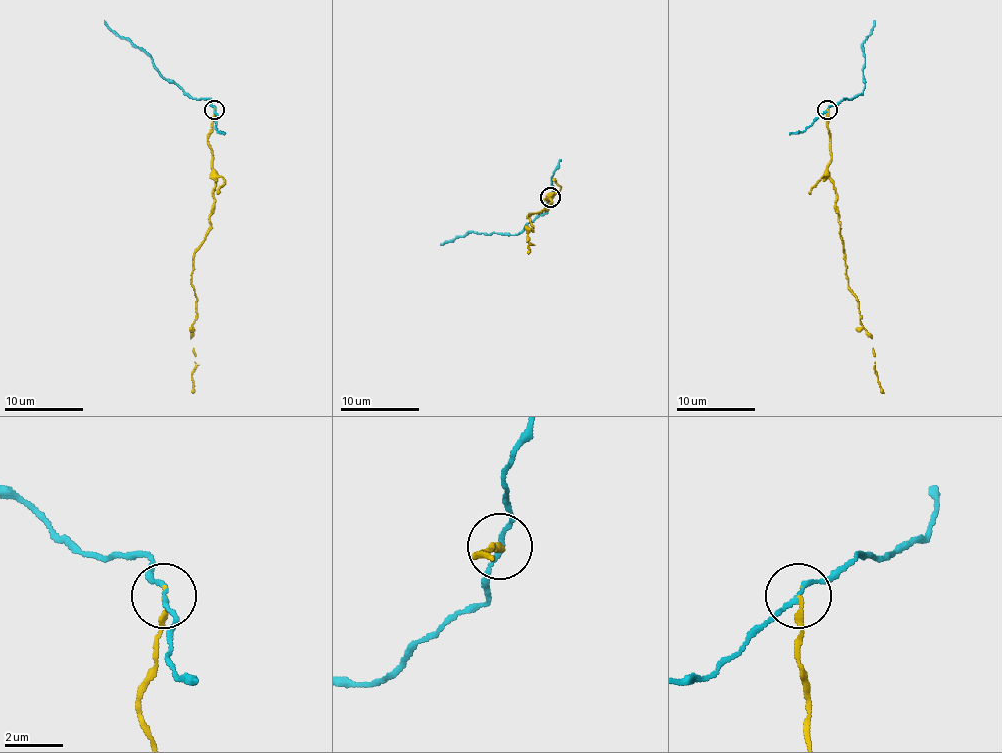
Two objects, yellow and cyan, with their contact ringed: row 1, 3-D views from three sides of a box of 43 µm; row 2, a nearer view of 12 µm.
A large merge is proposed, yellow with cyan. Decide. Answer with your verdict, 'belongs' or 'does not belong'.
does not belong

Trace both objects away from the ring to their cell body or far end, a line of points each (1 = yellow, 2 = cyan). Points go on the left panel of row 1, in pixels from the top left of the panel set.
1: (213, 110), (208, 146), (215, 185), (213, 213), (210, 231), (194, 254), (192, 278), (196, 300), (192, 393)
2: (213, 110), (210, 98), (190, 98), (158, 70), (150, 57), (126, 39), (120, 39), (105, 21)

